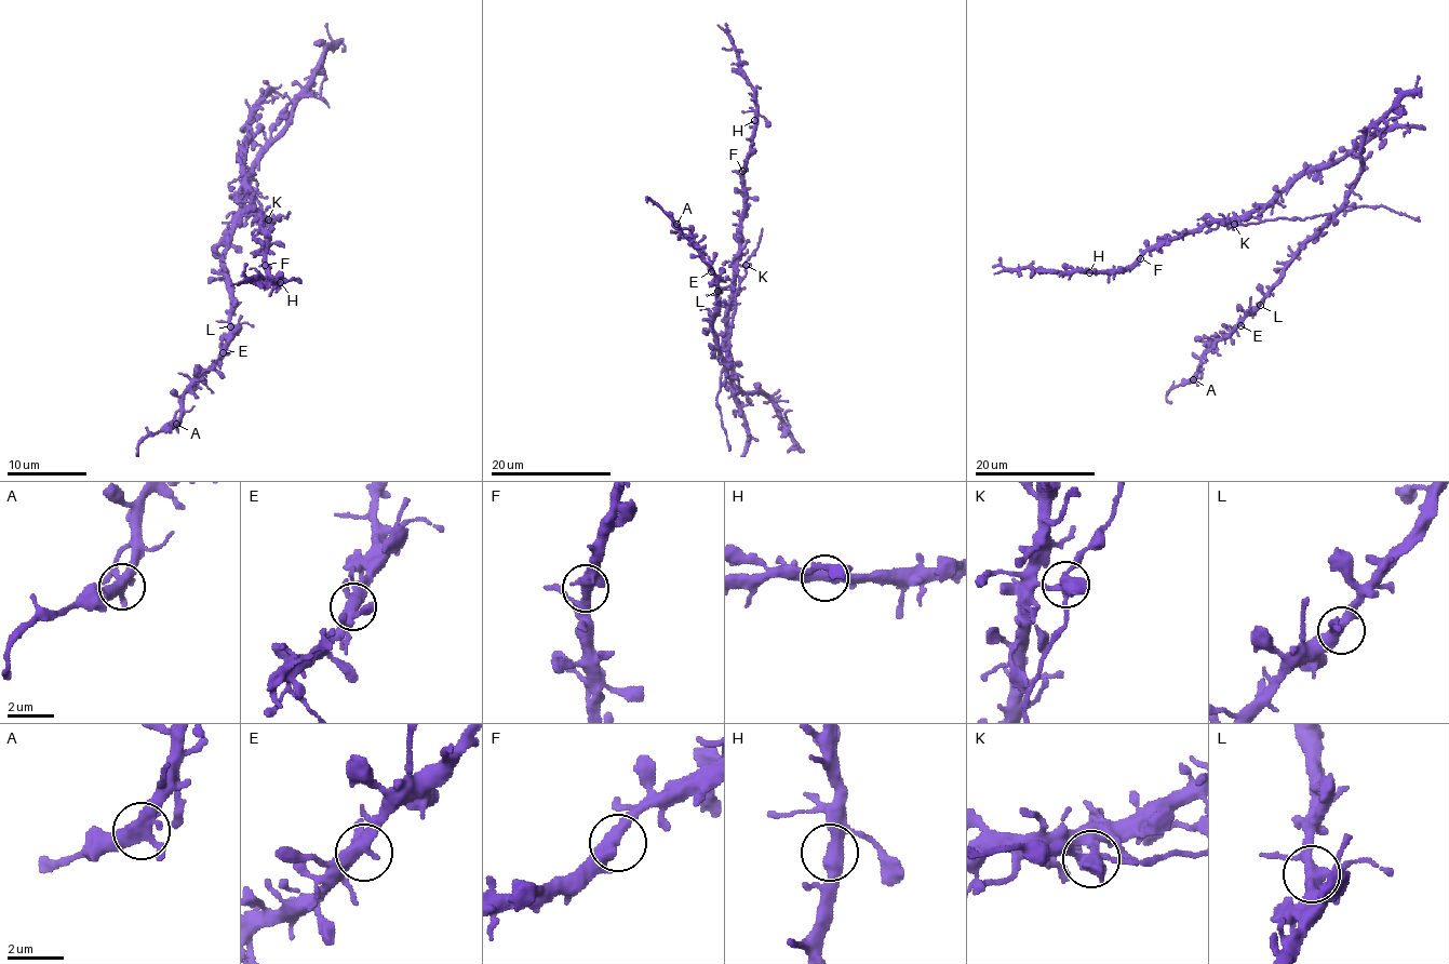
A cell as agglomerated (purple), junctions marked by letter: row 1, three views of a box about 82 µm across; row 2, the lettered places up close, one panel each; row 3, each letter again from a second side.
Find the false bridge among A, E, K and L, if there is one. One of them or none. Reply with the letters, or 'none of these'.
none of these

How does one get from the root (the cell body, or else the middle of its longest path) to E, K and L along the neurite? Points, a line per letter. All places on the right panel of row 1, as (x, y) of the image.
E: (1283, 219), (1320, 214), (1329, 217), (1240, 325)
K: (1283, 219), (1234, 224)
L: (1283, 219), (1320, 214), (1329, 217), (1298, 252), (1260, 305)

